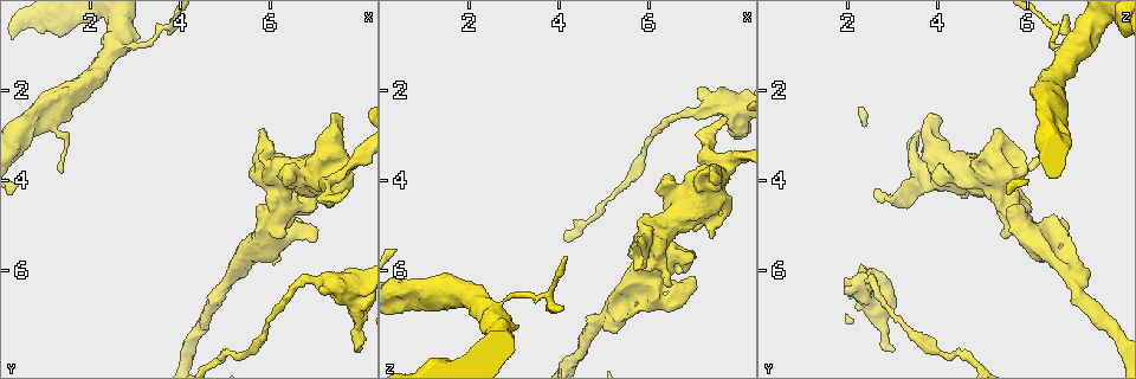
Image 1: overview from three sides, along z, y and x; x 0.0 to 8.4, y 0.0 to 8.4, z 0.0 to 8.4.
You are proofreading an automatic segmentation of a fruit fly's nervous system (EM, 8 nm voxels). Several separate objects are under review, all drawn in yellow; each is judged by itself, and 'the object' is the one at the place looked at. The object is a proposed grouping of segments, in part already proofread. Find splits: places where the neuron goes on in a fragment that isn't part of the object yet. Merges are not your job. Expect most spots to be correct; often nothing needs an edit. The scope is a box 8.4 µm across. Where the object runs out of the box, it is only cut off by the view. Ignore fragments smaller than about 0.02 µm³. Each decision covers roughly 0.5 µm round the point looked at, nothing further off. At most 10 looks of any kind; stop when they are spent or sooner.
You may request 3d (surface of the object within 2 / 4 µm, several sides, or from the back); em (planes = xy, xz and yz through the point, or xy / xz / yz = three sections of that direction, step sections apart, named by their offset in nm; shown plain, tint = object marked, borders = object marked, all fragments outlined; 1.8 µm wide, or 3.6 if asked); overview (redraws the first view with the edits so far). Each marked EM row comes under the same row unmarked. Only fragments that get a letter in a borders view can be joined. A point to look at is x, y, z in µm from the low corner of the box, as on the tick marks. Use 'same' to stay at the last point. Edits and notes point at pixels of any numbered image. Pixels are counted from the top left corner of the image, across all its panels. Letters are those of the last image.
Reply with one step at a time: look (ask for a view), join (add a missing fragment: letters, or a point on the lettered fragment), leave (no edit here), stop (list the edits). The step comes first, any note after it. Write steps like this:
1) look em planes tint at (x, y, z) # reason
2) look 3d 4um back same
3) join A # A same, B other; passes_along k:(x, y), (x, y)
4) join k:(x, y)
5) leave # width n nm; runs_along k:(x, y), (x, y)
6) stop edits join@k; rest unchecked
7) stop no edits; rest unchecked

look 3d 4um at (2.65, 1.05, 6.90) # arms part here

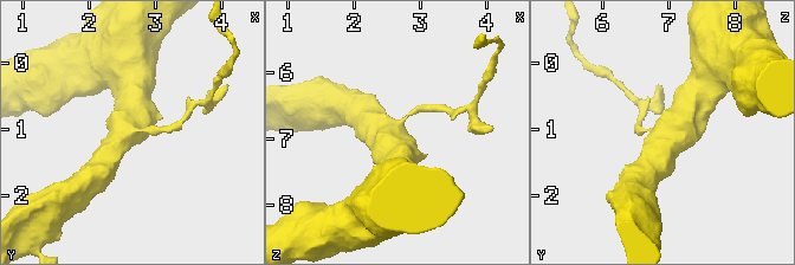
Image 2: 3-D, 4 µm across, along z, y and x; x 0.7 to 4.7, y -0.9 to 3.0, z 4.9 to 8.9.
look em 3.6um planes tint at (2.60, 1.05, 6.90) # arms 3

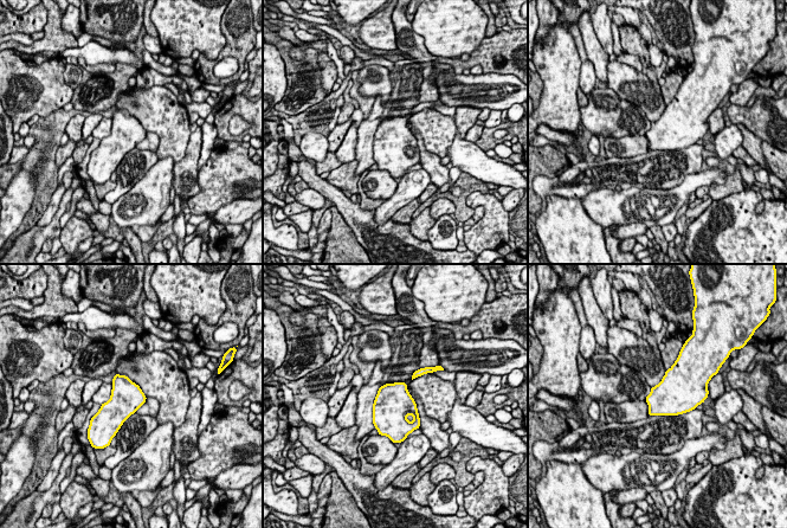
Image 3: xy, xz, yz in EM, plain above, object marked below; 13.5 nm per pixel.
look em 3.6um planes borders same # see the neighbours

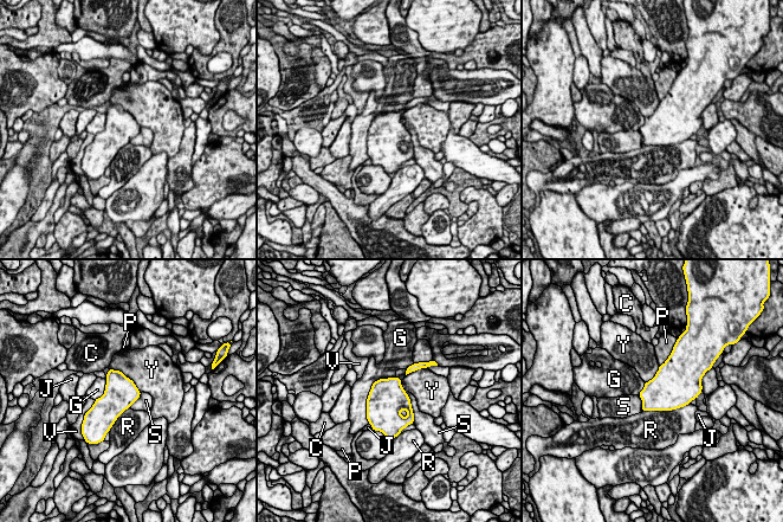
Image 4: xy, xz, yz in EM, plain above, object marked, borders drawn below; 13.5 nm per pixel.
leave # C other, G other, J other, P other, R other, S other, V other, Y other; border 4:(394, 376), (373, 384), (368, 423); none of them fits

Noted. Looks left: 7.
look 3d 4um at (7.35, 2.65, 4.00)

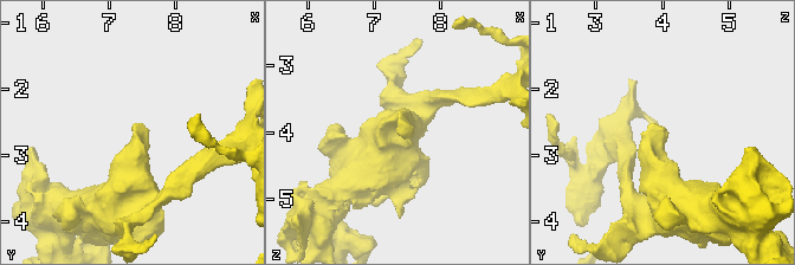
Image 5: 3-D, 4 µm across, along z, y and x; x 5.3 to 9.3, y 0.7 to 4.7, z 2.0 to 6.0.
look em xy step 16 tint at (7.30, 2.60, 4.00) # now the EM

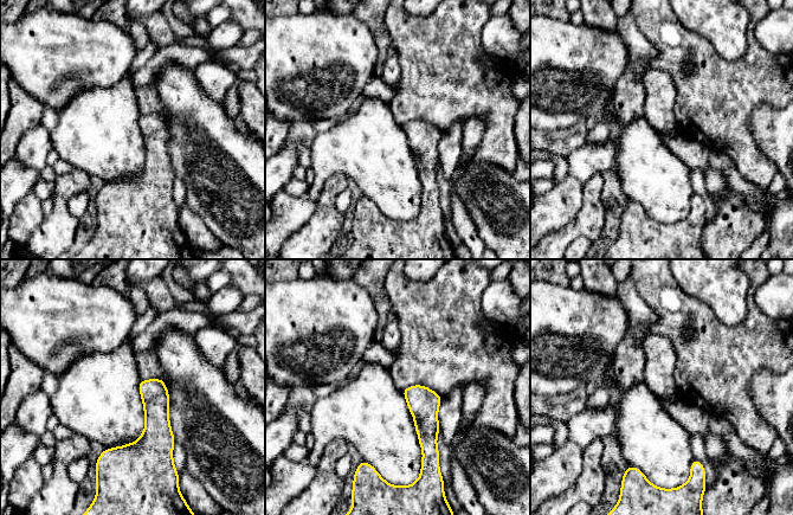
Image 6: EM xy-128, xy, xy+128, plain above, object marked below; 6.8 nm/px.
look em planes borders same

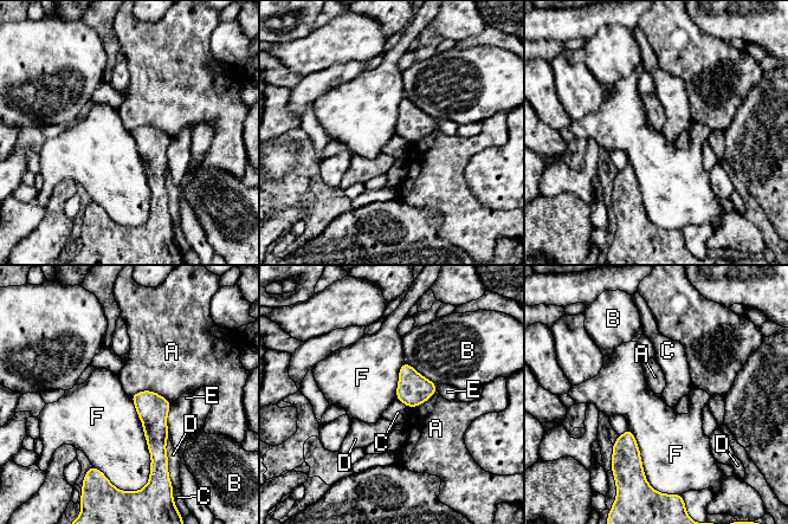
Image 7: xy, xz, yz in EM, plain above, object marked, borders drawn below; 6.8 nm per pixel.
leave # A other, B other, C other, D other, E other, F other; border 7:(129, 396), (150, 455), (150, 477); none of them fits

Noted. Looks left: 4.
look em 3.6um planes borders at (5.85, 3.50, 5.90) # stops while still wide

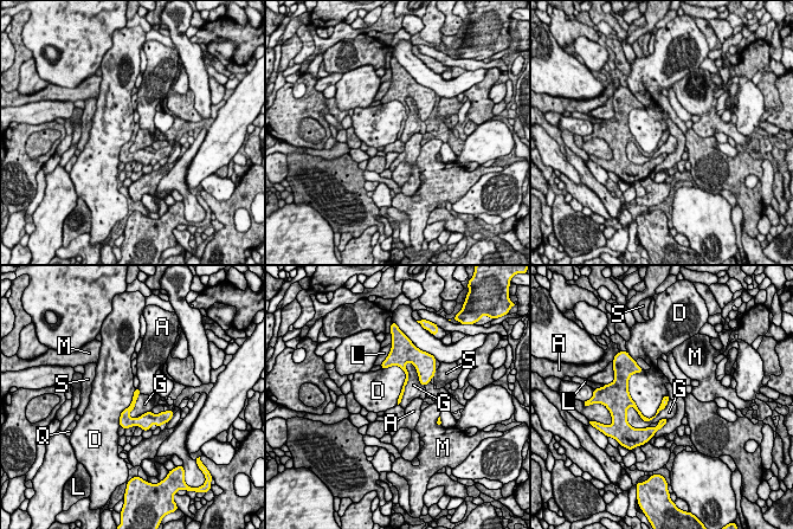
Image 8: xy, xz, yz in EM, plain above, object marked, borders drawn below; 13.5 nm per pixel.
leave # A other, D other, G other, L other, M other, Q other, S other; border 8:(642, 369), (629, 395), (649, 419); none of them fits

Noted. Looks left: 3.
look em xy step 4 tint at (7.75, 4.20, 2.65) # tapers out

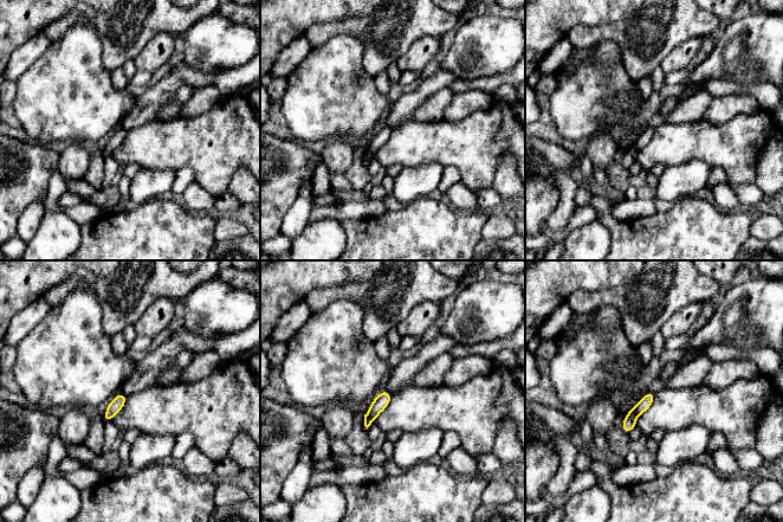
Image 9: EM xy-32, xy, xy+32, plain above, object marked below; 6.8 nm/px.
look em planes borders same

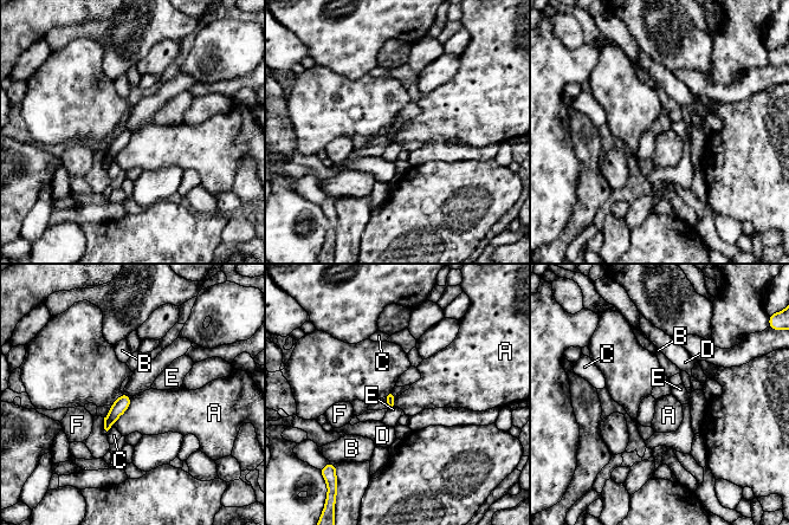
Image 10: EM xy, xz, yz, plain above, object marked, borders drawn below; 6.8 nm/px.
leave # A other, B other, C other, D other, E other, F other; border 10:(131, 397), (129, 407), (112, 425); no lettered fragment goes on from it

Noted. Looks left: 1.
stop no edits; rest unchecked

